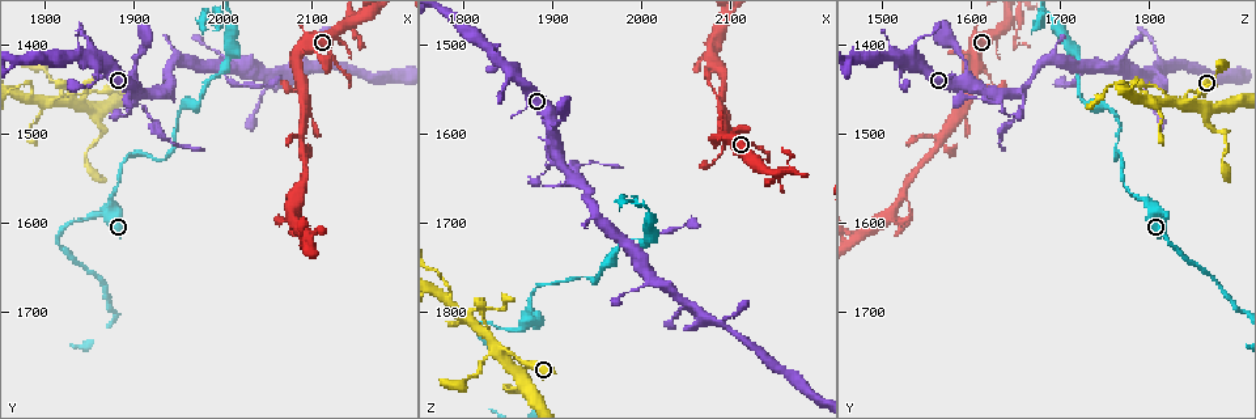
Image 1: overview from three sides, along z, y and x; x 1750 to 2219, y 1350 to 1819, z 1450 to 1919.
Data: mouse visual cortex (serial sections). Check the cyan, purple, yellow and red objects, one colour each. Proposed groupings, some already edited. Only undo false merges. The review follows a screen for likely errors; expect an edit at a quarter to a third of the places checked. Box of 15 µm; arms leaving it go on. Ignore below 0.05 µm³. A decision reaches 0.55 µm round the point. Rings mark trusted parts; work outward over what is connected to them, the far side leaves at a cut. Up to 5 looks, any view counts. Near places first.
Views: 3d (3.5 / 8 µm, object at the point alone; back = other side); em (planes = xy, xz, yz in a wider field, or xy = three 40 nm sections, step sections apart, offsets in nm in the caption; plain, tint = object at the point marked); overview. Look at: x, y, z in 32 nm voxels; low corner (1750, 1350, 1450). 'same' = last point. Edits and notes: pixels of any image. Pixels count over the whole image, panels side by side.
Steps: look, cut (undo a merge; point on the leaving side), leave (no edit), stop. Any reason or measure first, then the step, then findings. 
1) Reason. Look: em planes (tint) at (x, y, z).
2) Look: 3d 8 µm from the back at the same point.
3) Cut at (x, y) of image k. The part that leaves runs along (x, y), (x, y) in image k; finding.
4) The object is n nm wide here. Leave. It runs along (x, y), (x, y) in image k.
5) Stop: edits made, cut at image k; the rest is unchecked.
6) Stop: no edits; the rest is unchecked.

Sharp bend. Look: 3d 8 µm at (1930, 1530, 1765).

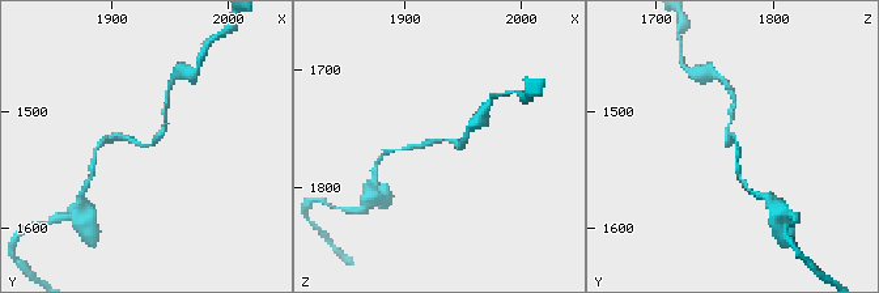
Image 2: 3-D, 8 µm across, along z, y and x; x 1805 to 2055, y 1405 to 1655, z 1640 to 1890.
Closer look. Look: 3d 3.5 µm at (1934, 1528, 1762).

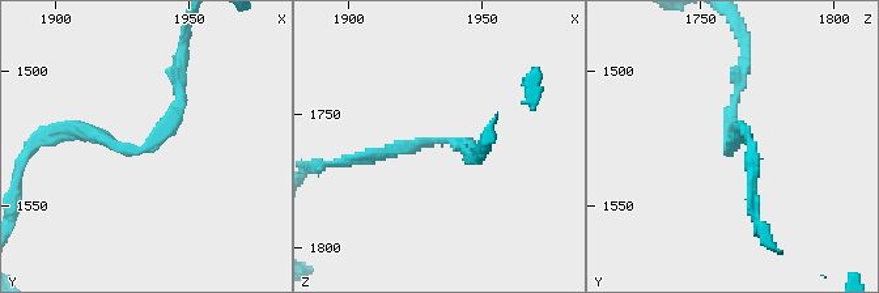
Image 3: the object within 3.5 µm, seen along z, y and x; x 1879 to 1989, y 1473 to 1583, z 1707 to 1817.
The arms are 100, 150 nm wide. Leave. It runs along (66, 130), (141, 149), (173, 117), (178, 69) in image 3; all the same cell.

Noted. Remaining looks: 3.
Thin neck. Look: 3d 3.5 µm at (1840, 1465, 1845).

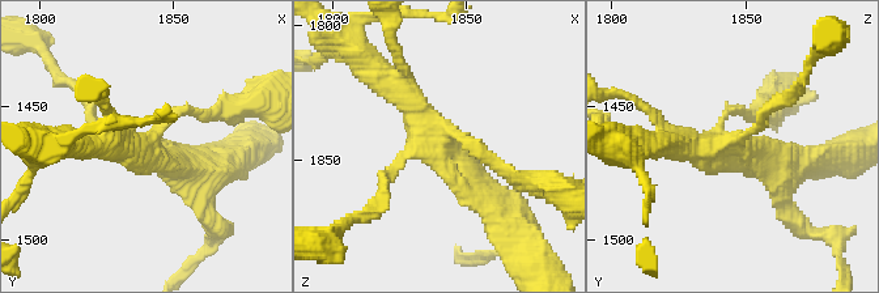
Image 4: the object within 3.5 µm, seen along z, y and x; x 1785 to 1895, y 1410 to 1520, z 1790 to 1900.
4 arms meet here; the arms are 150, 150, 350, 350 nm wide. Look: em xy step 1 (tint) at (1841, 1464, 1841).

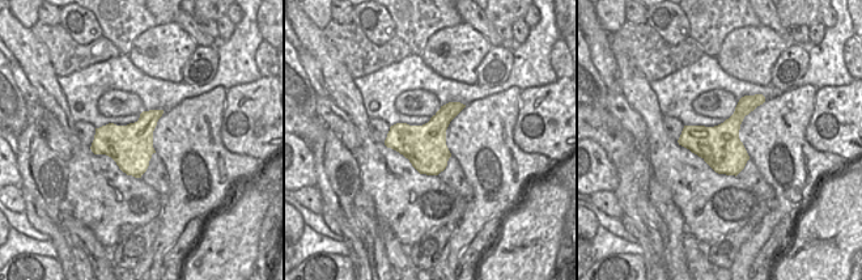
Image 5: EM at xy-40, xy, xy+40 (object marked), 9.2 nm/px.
Leave. It runs along (758, 113), (784, 178) in image 4; one cell here.

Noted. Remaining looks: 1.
Stop: no edits; the rest is unchecked.

